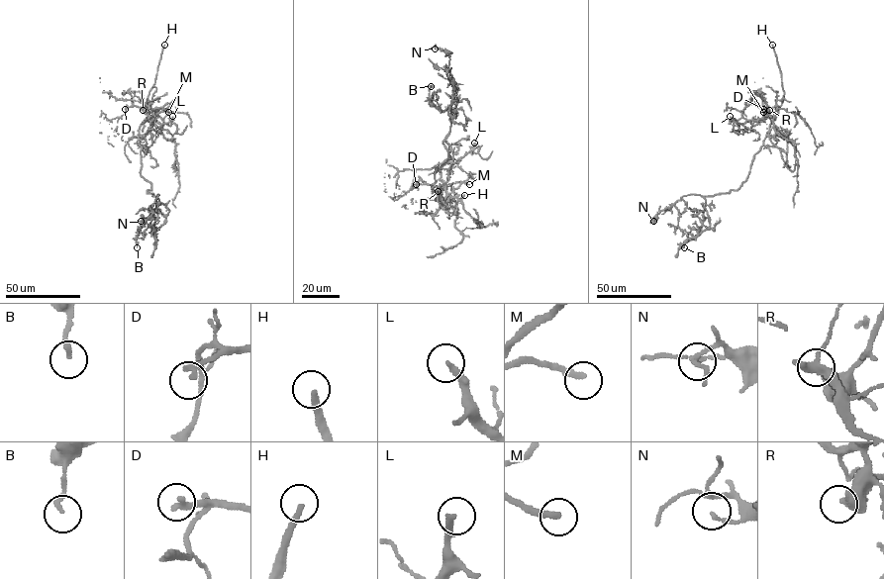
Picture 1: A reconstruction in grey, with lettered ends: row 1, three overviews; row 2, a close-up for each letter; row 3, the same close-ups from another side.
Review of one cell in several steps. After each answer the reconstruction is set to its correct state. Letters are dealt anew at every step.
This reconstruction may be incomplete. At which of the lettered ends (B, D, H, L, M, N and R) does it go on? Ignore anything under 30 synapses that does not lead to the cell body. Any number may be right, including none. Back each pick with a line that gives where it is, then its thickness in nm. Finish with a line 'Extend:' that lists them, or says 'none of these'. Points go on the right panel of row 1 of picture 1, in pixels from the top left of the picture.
D: place (763, 109); calibre 240 nm
H: place (772, 45); calibre 240 nm
M: place (763, 112); calibre 260 nm
Extend: D, H, M

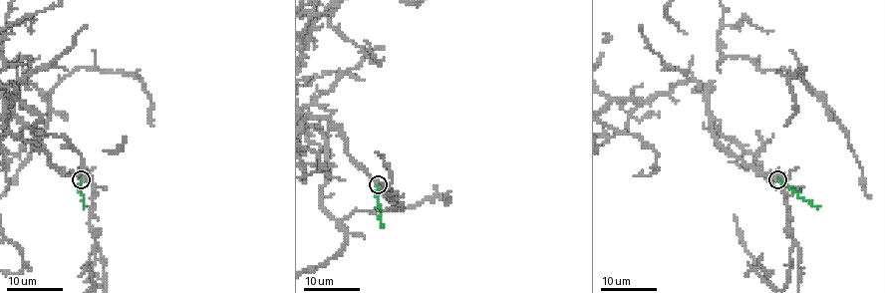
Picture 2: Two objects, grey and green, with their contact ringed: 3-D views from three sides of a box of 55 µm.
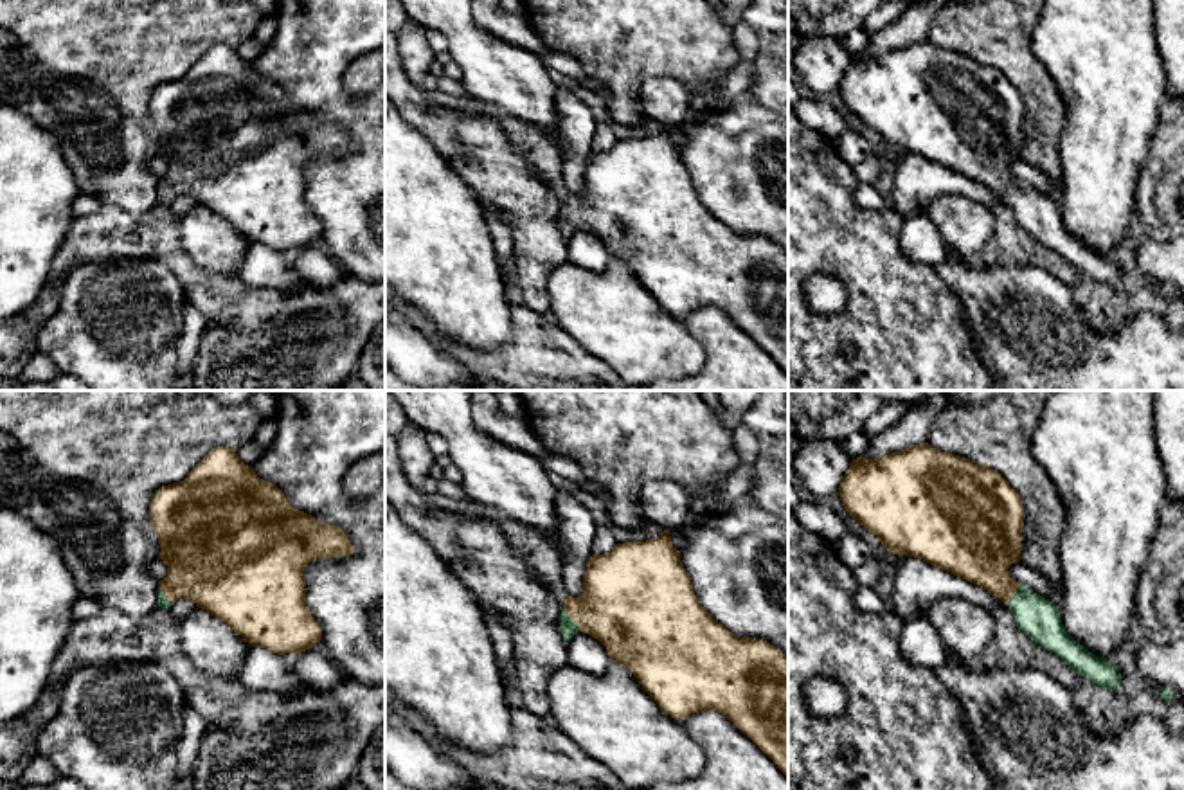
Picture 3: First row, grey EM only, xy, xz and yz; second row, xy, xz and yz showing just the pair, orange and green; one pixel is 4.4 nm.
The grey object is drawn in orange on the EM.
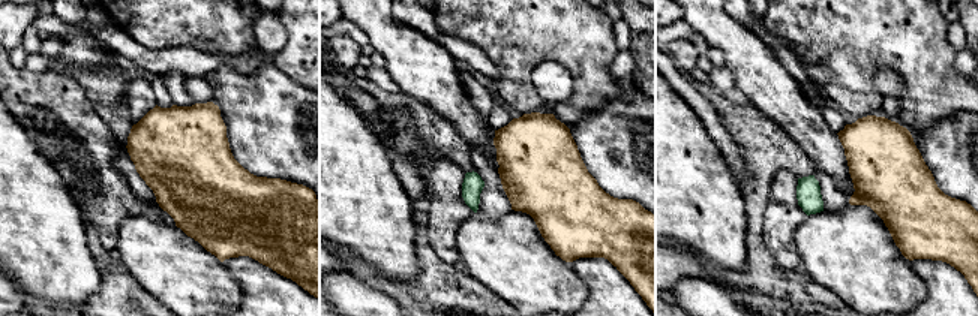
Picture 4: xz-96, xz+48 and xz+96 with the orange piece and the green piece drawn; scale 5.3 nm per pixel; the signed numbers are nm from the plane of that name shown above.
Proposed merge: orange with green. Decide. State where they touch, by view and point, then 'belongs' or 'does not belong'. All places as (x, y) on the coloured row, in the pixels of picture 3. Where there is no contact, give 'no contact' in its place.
contact xz (573, 618); belongs

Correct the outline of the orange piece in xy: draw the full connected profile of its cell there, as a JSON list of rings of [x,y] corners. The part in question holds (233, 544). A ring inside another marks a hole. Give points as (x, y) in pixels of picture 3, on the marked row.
[[[229,446],[212,448],[184,480],[162,486],[149,502],[167,576],[158,581],[157,605],[191,599],[227,623],[245,642],[277,655],[300,653],[322,641],[306,606],[302,570],[317,558],[349,556],[354,545],[331,524],[290,506],[286,495],[263,480]]]

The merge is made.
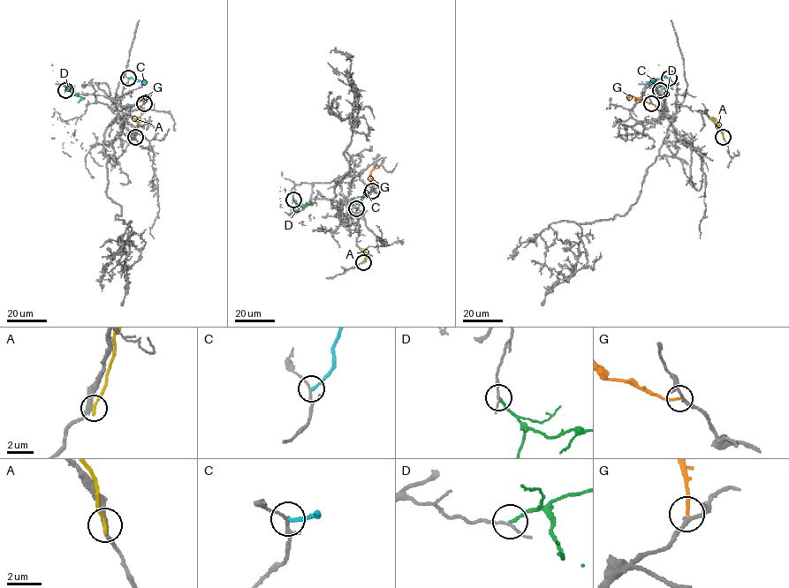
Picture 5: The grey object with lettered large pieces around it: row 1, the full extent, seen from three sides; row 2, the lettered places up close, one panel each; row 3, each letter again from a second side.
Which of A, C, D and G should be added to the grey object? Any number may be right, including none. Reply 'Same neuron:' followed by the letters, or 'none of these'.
Same neuron: G

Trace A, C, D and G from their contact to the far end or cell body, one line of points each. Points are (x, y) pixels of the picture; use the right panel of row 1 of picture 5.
A: (724, 136), (716, 119), (710, 119)
C: (669, 78), (649, 81)
D: (660, 90), (664, 90), (666, 94), (663, 102)
G: (651, 103), (631, 95), (627, 97), (628, 100)

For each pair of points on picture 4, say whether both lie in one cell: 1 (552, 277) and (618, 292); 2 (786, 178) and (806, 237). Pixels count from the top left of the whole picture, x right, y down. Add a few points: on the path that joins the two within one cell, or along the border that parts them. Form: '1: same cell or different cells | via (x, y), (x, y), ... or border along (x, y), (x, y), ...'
1: different cells | border along (569, 262), (588, 288), (587, 300)
2: different cells | border along (807, 216), (798, 226)

